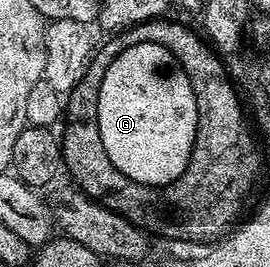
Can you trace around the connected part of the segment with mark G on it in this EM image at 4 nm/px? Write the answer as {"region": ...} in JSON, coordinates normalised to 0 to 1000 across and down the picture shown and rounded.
{"region":[[[578,161],[474,176],[400,251],[370,311],[363,427],[400,596],[504,685],[630,693],[707,596],[733,472],[719,345],[641,206]]]}

